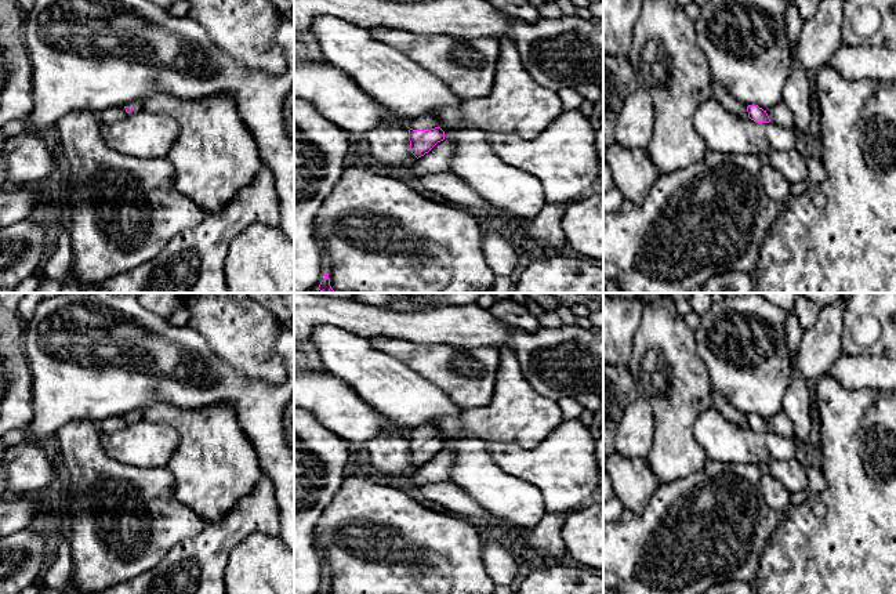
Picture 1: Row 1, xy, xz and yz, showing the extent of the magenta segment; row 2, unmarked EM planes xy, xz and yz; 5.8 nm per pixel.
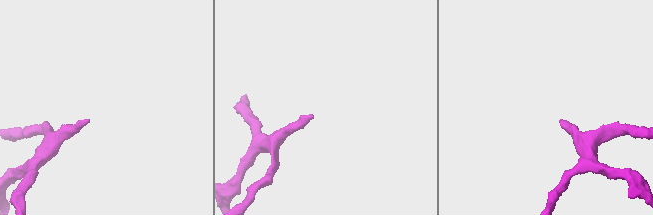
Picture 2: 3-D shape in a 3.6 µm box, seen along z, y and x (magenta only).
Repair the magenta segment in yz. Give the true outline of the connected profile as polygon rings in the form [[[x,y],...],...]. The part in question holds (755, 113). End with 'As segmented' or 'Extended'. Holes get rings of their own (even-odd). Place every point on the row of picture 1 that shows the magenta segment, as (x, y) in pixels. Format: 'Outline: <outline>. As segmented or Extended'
Outline: [[[711,80],[712,97],[730,113],[739,115],[744,119],[751,119],[757,123],[769,123],[770,119],[758,105],[744,106],[740,101],[734,99],[728,91],[717,82]]]. Extended

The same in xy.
Outline: [[[145,98],[133,101],[130,106],[113,106],[109,108],[108,111],[102,112],[99,115],[99,120],[105,122],[105,123],[112,123],[120,119],[127,117],[133,111],[134,112],[139,112],[142,111],[142,105],[145,102]]]. Extended

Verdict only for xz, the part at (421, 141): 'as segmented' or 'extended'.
extended

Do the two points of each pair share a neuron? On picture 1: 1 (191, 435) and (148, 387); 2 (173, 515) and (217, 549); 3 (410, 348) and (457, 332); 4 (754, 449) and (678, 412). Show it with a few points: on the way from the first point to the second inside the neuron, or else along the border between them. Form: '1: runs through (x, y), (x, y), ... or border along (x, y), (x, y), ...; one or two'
1: border along (145, 408), (153, 404), (169, 404), (193, 410); two
2: border along (206, 525), (198, 533), (178, 542), (169, 551); two
3: border along (390, 336), (423, 344), (450, 344), (453, 347); two
4: border along (711, 405), (693, 426), (695, 441), (704, 452); two

